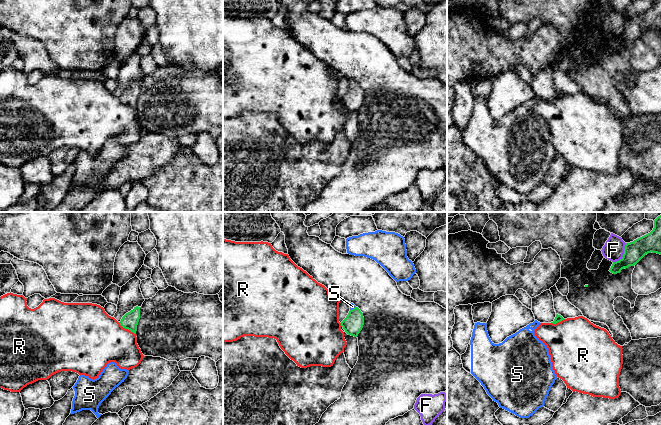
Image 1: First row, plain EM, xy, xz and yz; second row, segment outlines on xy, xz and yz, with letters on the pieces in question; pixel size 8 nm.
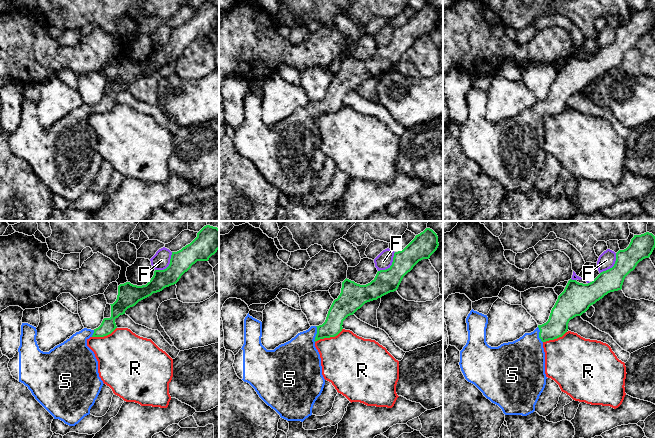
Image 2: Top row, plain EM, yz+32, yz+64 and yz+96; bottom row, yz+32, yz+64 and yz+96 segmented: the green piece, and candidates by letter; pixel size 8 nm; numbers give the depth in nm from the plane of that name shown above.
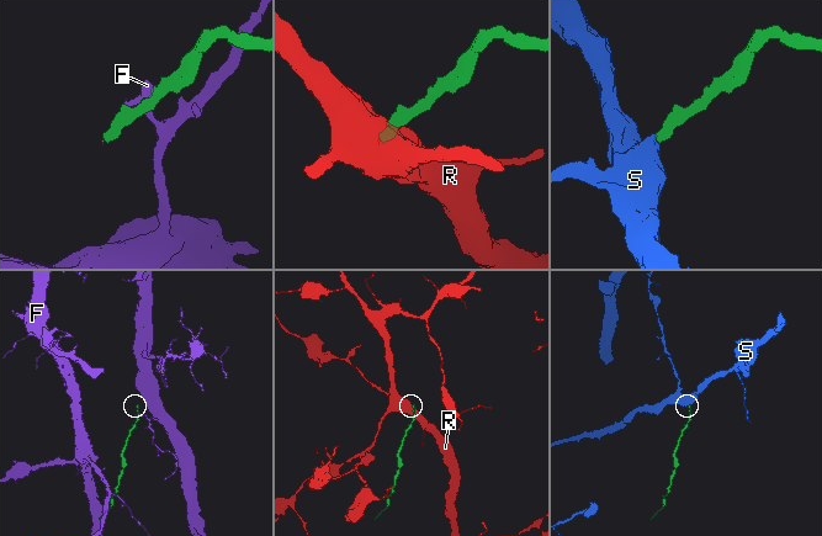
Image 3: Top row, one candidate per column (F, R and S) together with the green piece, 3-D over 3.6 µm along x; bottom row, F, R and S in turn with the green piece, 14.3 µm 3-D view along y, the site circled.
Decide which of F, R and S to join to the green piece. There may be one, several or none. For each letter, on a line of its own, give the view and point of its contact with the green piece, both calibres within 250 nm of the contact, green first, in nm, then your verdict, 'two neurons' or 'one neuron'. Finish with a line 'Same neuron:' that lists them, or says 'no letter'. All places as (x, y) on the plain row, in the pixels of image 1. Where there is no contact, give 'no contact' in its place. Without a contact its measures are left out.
F: contact yz (623, 30); calibres 160 and 170 nm; two neurons
R: contact xy (127, 104); calibres 130 and 420 nm; two neurons
S: contact xz (352, 85); calibres 160 and 50 nm; one neuron
Same neuron: S

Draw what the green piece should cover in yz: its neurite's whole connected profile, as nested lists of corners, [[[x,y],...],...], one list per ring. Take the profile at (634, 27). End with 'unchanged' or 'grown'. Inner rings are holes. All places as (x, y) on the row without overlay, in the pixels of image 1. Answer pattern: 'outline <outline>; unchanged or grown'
outline [[[654,0],[650,9],[626,19],[623,33],[619,37],[613,38],[609,47],[613,50],[620,49],[622,45],[636,41],[651,28],[661,31],[661,0]]]; unchanged

